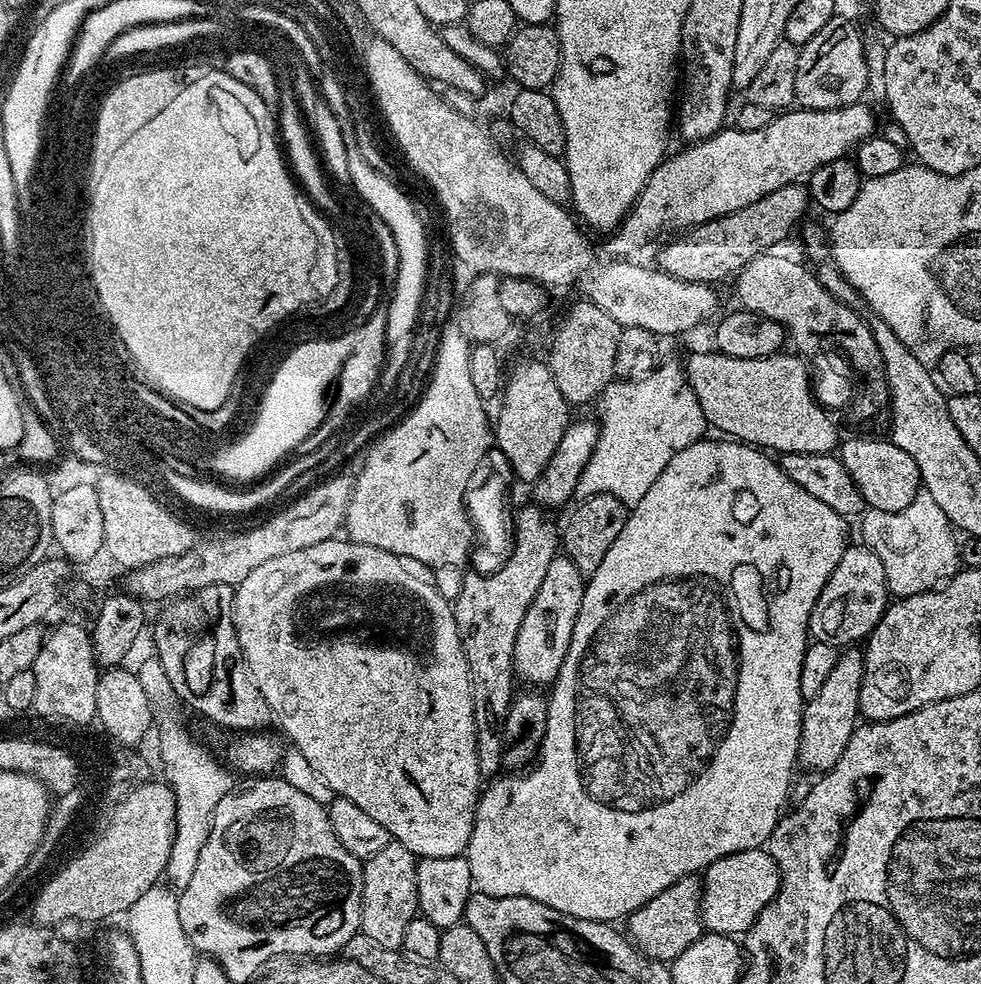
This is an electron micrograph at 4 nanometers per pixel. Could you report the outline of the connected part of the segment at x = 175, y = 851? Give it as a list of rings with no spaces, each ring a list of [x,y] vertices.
[[[145,626],[138,632],[137,637],[130,642],[119,667],[126,669],[128,673],[136,673],[138,682],[142,683],[142,690],[146,691],[153,723],[156,731],[158,730],[158,756],[163,774],[161,777],[175,798],[175,838],[174,845],[171,846],[171,856],[167,860],[165,877],[174,886],[173,889],[179,892],[186,888],[194,874],[195,863],[198,862],[206,838],[209,837],[212,814],[218,802],[234,786],[234,778],[219,759],[214,760],[202,745],[192,742],[192,736],[184,726],[180,712],[181,703],[162,669],[161,660],[157,657],[157,646],[153,642],[151,627]]]

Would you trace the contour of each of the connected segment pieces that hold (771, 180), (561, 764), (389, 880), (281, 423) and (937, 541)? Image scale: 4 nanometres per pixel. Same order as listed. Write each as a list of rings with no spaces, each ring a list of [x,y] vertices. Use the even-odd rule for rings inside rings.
[[[864,102],[830,110],[785,110],[773,115],[762,129],[749,133],[735,126],[725,126],[710,138],[689,143],[686,146],[688,148],[677,156],[669,155],[656,167],[624,221],[607,237],[607,255],[612,258],[632,258],[637,255],[635,252],[639,248],[646,247],[663,232],[691,230],[700,224],[717,220],[719,216],[728,216],[734,210],[742,210],[742,206],[750,206],[750,202],[758,202],[758,198],[766,198],[766,194],[782,186],[803,181],[811,176],[814,170],[818,170],[818,166],[826,166],[826,162],[845,159],[876,131],[876,120]]]
[[[716,438],[720,440],[696,440],[686,450],[678,450],[674,458],[666,465],[666,470],[658,474],[654,486],[636,504],[631,505],[625,525],[618,533],[618,538],[610,545],[602,564],[591,576],[587,577],[582,598],[582,610],[578,610],[578,622],[574,622],[574,634],[570,638],[570,650],[566,650],[566,662],[562,662],[562,670],[558,670],[556,683],[551,685],[548,701],[548,717],[545,724],[545,736],[541,743],[538,759],[523,774],[504,774],[493,779],[492,784],[483,789],[480,799],[476,802],[476,817],[472,823],[470,842],[466,855],[470,862],[470,874],[479,891],[491,896],[515,896],[522,894],[526,898],[534,898],[534,902],[542,902],[554,910],[562,910],[562,914],[570,914],[576,918],[587,920],[602,920],[605,922],[620,922],[629,917],[632,912],[645,906],[660,891],[666,890],[678,882],[678,878],[686,878],[703,873],[716,859],[729,855],[731,852],[746,851],[751,848],[764,848],[767,845],[774,826],[780,821],[785,811],[784,803],[788,800],[788,787],[792,784],[792,767],[795,769],[800,754],[800,720],[804,717],[805,698],[802,694],[802,658],[810,643],[808,623],[814,610],[814,602],[818,602],[818,594],[822,586],[834,574],[834,566],[838,566],[838,558],[842,558],[846,547],[844,541],[845,517],[839,516],[826,502],[818,502],[811,494],[806,494],[798,482],[790,482],[788,475],[780,468],[779,463],[767,451],[754,448],[731,438]]]
[[[389,839],[378,854],[363,861],[362,898],[360,899],[360,931],[365,932],[378,946],[402,949],[402,938],[406,926],[418,915],[418,874],[416,862],[418,857],[406,850],[397,840]]]
[[[347,339],[333,341],[333,344],[307,344],[289,356],[287,363],[278,366],[278,374],[268,390],[268,400],[264,400],[264,412],[260,412],[260,420],[256,420],[256,428],[252,428],[242,446],[224,452],[224,456],[216,460],[220,478],[256,482],[267,477],[283,456],[291,457],[299,443],[310,438],[323,422],[326,415],[324,399],[328,396],[328,400],[330,396],[328,387],[331,389],[337,383],[338,375],[345,371],[343,363],[355,345],[356,340]]]
[[[921,490],[906,510],[887,512],[868,508],[858,523],[864,535],[863,543],[882,558],[882,570],[886,570],[888,591],[893,597],[931,592],[941,582],[955,576],[961,567],[962,548],[956,545],[957,533],[946,514],[942,514],[942,506],[938,506],[926,491]]]

